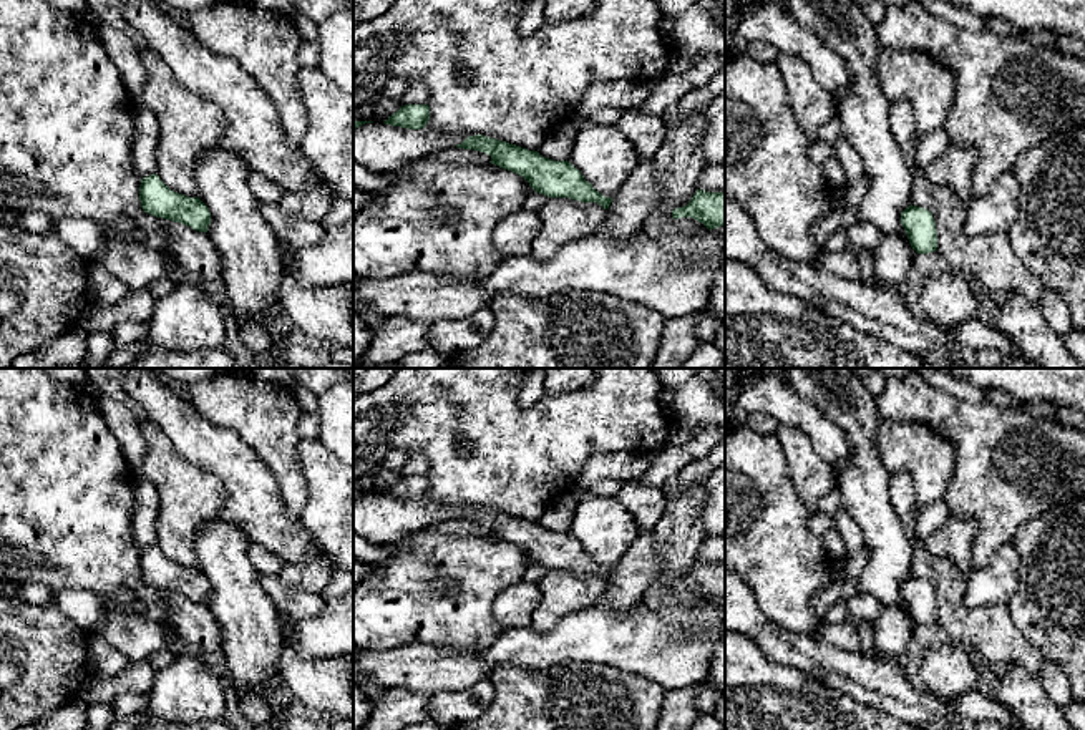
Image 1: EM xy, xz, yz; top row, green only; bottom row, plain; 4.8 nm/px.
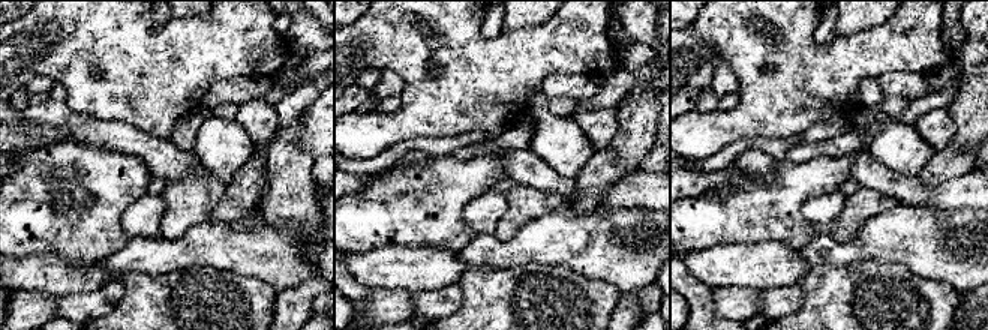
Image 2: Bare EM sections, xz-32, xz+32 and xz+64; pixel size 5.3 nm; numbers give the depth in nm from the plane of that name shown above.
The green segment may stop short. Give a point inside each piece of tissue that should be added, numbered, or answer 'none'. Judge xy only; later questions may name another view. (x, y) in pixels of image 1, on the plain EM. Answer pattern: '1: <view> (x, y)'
none

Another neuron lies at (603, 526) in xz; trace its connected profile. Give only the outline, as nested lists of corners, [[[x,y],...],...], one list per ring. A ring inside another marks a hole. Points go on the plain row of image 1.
[[[581,484],[572,491],[579,503],[569,534],[596,562],[614,569],[640,534],[634,519],[615,498],[596,496]]]

